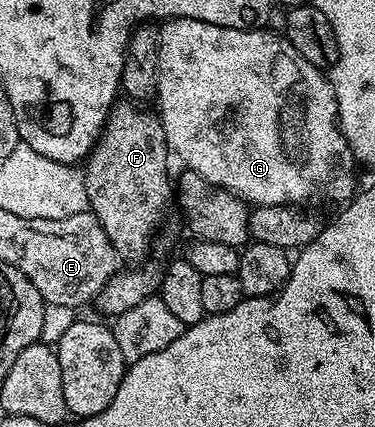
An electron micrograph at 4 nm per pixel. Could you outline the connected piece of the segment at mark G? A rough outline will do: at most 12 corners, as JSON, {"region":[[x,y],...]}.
{"region":[[159,28],[167,147],[248,205],[335,206],[357,161],[272,30]]}

